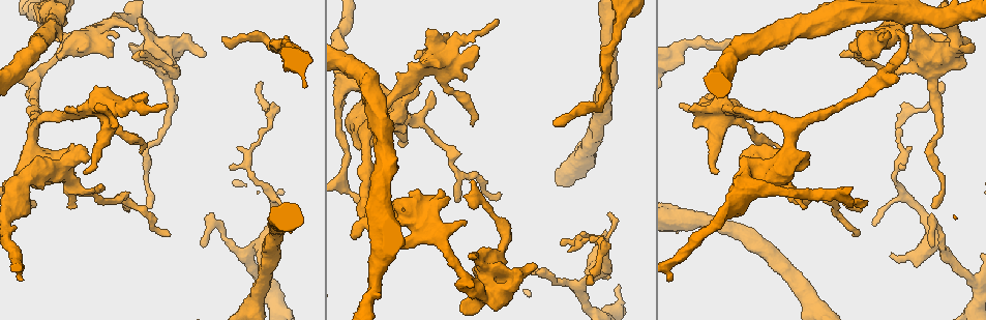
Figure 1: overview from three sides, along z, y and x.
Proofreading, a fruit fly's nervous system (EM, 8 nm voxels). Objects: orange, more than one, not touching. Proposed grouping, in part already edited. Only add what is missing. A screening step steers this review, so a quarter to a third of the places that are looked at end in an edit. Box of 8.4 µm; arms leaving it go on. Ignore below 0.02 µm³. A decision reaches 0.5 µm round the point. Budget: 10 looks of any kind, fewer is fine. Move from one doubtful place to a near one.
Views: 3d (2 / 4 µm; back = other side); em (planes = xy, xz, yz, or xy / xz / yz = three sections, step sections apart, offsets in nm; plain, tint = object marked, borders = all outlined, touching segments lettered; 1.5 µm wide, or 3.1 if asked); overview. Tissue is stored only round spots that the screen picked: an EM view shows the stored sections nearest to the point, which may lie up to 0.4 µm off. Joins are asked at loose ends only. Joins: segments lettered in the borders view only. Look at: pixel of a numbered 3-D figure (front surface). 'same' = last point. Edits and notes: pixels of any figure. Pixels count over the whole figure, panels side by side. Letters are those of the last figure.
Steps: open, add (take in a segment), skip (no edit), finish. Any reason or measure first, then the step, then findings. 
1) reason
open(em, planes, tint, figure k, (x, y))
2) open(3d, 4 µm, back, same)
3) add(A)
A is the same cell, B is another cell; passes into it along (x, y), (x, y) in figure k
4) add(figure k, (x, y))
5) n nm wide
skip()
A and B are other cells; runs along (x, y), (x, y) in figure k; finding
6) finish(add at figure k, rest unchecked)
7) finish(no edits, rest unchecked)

an open end
open(3d, 4 µm, figure 1, (85, 160))

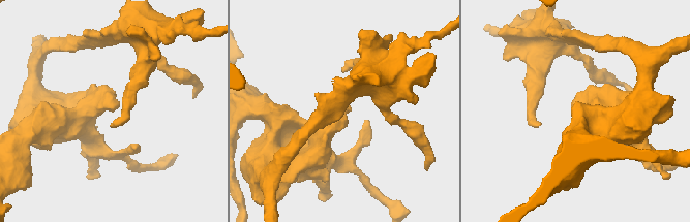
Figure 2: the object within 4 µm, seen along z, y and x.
shape alone is not enough
open(em, planes, borders, figure 2, (115, 108))

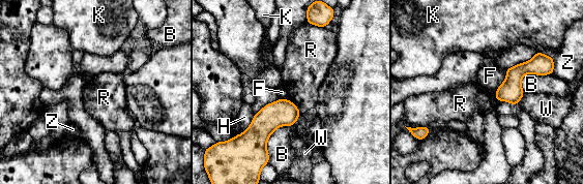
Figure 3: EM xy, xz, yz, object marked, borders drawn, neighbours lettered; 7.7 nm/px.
B touches over 380 nm
skip()
B, F, H, K, R, W and Z are other cells; none of them fits

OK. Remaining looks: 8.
an open end
open(3d, 4 µm, figure 1, (934, 207))

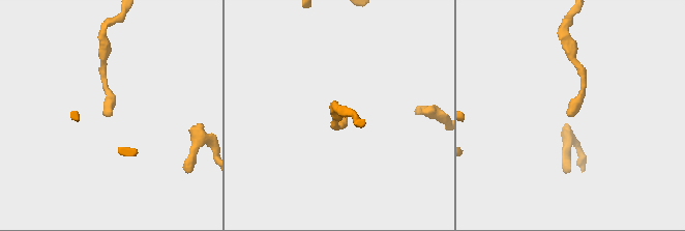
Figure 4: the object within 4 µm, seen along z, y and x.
need the tissue
open(em, xz, step 4, tint, figure 4, (109, 114))

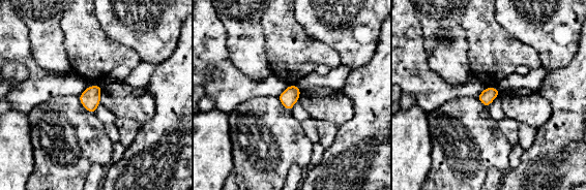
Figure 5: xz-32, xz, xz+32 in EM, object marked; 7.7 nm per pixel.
cut it another way
open(em, planes, borders, same)

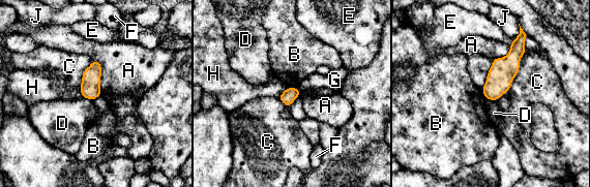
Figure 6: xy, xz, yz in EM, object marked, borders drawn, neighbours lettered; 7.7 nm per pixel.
skip()
A, B, C, D, E, F, G, H and J are other cells; border along (82, 96), (92, 100) in figure 6; none of them fits

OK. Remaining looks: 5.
an open end
open(em, planes, tint, figure 1, (500, 263))

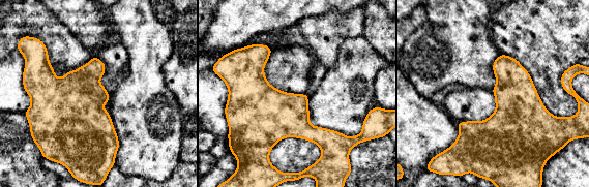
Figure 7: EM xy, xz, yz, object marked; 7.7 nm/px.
open(em, planes, borders, same)

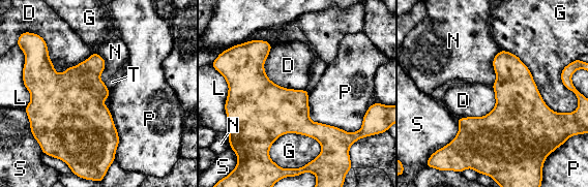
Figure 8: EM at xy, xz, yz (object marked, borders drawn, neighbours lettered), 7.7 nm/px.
skip()
D, G, L, N, P, S and T are other cells; border along (271, 45), (265, 74), (305, 90) in figure 8; none of them fits

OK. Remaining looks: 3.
branch stops here
open(em, xy, step 8, tint, figure 1, (223, 38))

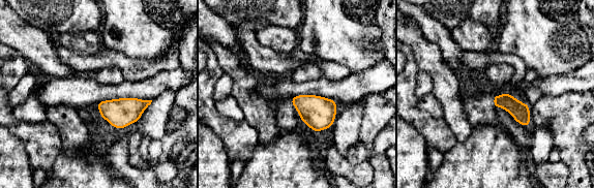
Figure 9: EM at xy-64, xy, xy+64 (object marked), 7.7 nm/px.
another direction
open(em, planes, borders, same)

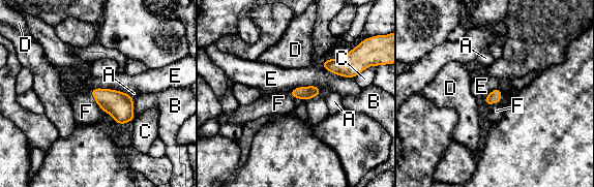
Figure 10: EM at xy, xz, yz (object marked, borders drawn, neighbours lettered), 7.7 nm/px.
E touches over 260 nm
add(F)
F is the same cell, A, B, C, D and E are other cells; passes into it along (495, 96), (499, 101), (496, 111) in figure 10; the cell continues

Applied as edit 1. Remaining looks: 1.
finish(add at figure 10, rest unchecked)

